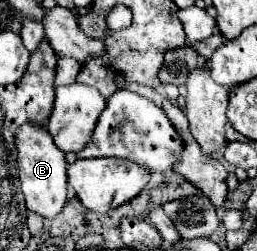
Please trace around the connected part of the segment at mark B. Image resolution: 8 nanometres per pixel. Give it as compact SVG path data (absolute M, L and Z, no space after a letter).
M26 123L18 129L16 135L16 147L18 147L18 171L20 171L20 183L22 193L26 199L26 207L46 219L54 219L64 203L66 203L66 159L64 153L58 151L54 141L50 139L50 133L44 127L36 127Z

